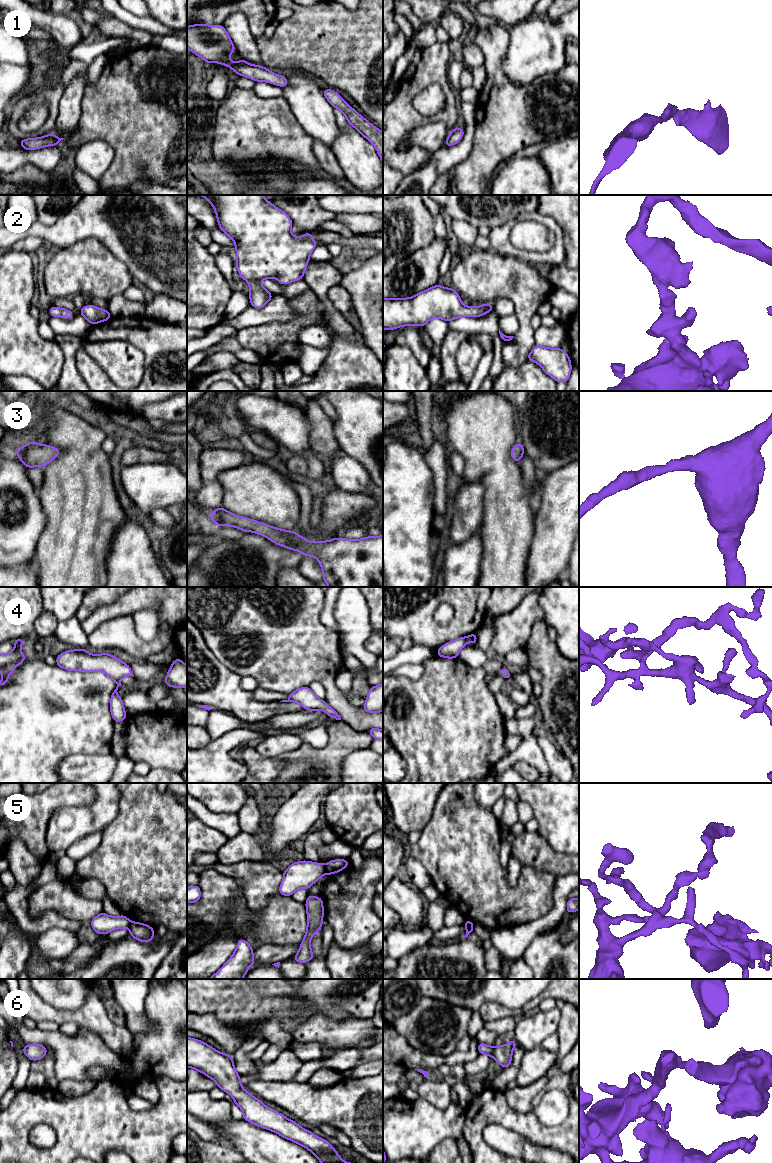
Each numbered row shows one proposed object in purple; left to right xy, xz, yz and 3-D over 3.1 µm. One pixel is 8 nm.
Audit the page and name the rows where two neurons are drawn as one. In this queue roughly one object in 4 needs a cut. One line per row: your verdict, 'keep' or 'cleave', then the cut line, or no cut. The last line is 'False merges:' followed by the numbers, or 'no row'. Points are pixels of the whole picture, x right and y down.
1: keep; no cut
2: keep; no cut
3: keep; no cut
4: keep; no cut
5: cleave; cut in xz along (324, 865), (327, 872)
6: keep; no cut
False merges: 5

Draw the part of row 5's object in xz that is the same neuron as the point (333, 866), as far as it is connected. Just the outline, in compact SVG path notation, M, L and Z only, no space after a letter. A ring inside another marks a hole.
M345 859L331 860L325 865L326 871L329 875L340 872L347 866L349 866L349 861Z

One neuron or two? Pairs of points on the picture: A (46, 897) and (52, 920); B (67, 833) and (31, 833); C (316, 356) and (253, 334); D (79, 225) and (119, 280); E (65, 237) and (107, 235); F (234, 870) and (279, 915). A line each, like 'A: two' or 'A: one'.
A: two
B: two
C: two
D: two
E: one
F: two

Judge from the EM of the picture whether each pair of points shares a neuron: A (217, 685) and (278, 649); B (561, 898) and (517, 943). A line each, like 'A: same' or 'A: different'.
A: different
B: same

